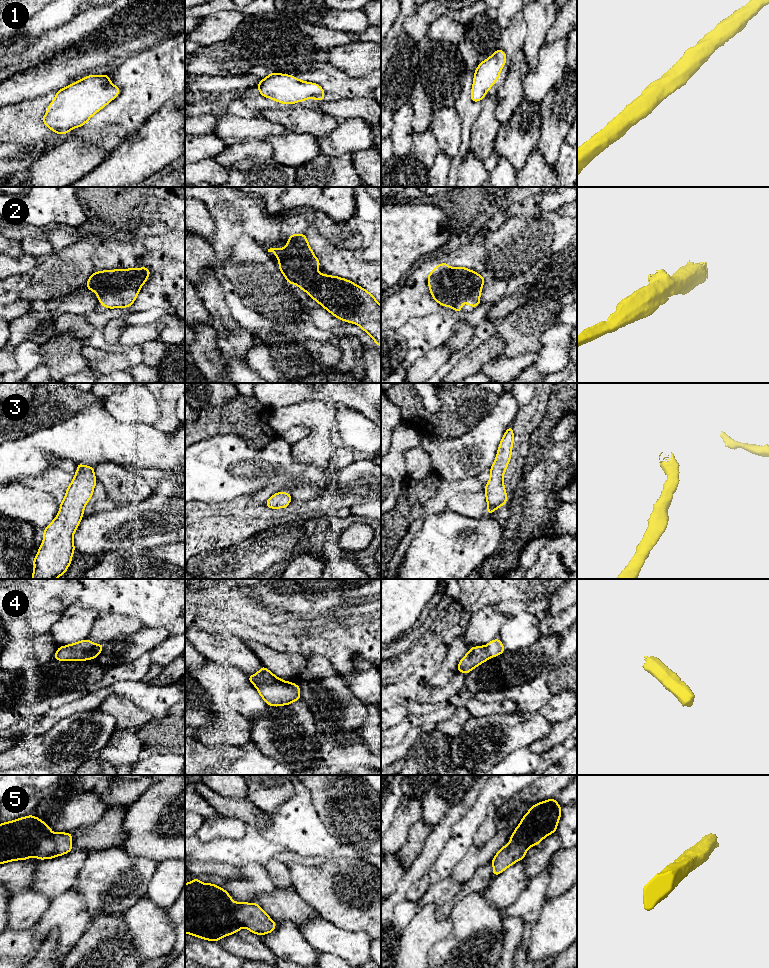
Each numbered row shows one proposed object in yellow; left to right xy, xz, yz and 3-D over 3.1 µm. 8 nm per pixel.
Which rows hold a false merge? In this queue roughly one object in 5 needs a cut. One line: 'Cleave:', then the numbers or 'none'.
Cleave: none

